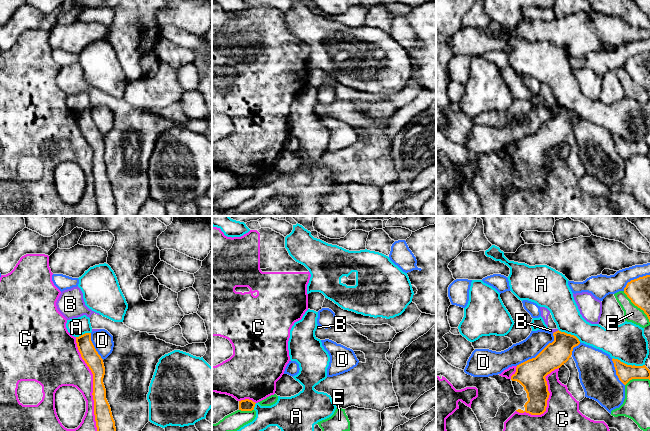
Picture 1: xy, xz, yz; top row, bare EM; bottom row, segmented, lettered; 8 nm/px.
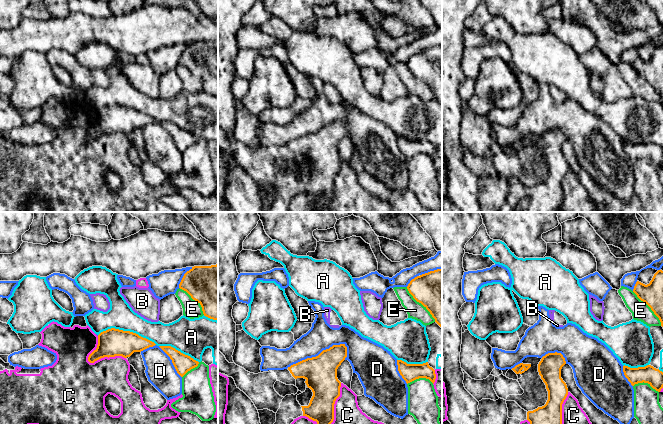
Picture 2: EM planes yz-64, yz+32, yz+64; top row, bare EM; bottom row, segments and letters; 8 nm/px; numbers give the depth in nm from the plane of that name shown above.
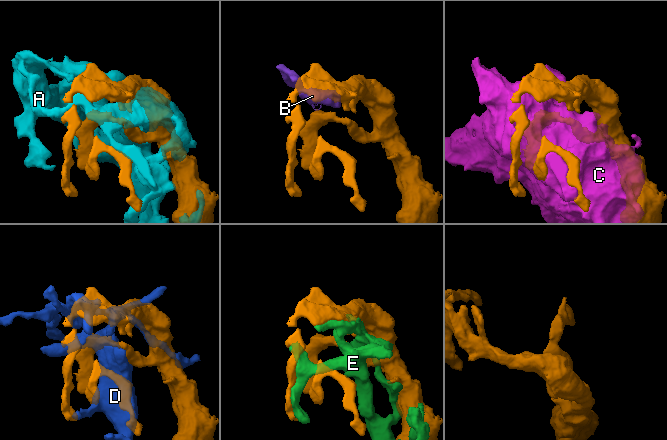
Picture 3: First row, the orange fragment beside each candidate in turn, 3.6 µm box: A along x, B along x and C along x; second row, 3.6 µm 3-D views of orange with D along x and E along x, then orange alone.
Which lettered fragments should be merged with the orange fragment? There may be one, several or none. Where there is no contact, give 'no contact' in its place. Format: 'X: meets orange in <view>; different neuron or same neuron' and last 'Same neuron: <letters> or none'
A: meets orange in yz; different neuron
B: meets orange in yz; different neuron
C: meets orange in xy; different neuron
D: meets orange in yz; different neuron
E: meets orange in yz; different neuron
Same neuron: none

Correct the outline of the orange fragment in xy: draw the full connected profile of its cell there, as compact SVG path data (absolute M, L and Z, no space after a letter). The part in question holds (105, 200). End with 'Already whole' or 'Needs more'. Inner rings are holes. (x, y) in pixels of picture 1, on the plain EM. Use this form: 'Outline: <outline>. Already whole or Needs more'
Outline: M91 109L76 113L76 119L82 135L93 150L94 191L99 216L115 216L116 203L110 181L106 175L106 165L103 159L105 143L103 135L96 127Z. Already whole

